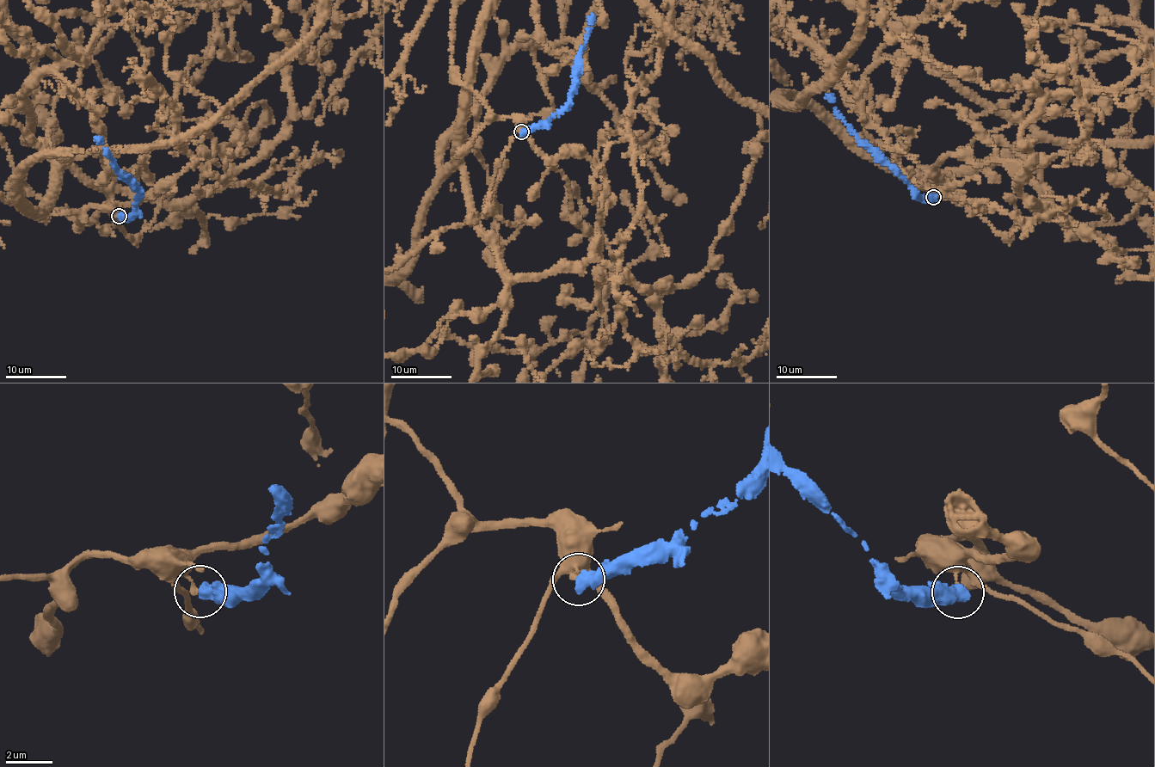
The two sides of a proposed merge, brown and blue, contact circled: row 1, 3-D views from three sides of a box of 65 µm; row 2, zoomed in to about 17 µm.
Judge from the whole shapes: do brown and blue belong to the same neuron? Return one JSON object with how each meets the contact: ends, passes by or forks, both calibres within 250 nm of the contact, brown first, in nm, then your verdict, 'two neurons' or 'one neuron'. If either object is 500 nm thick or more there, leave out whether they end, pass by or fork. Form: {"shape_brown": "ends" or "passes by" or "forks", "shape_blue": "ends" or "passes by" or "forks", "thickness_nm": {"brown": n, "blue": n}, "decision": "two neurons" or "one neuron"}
{"thickness_nm": {"brown": 200, "blue": 600}, "decision": "two neurons"}

